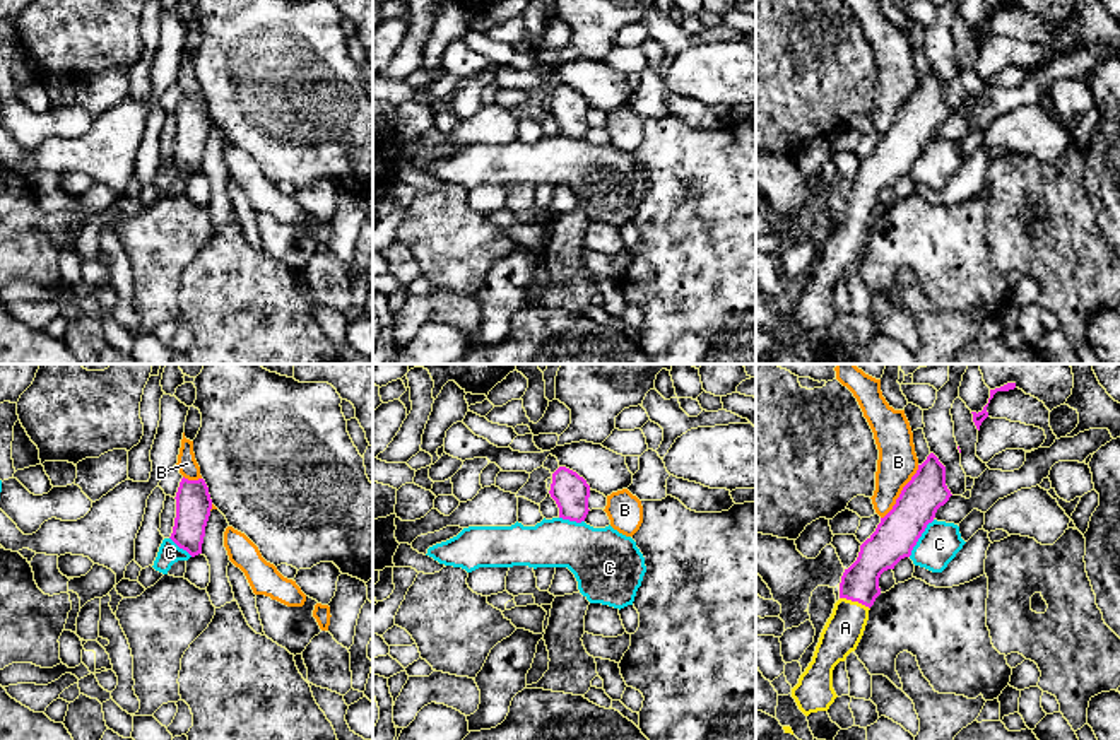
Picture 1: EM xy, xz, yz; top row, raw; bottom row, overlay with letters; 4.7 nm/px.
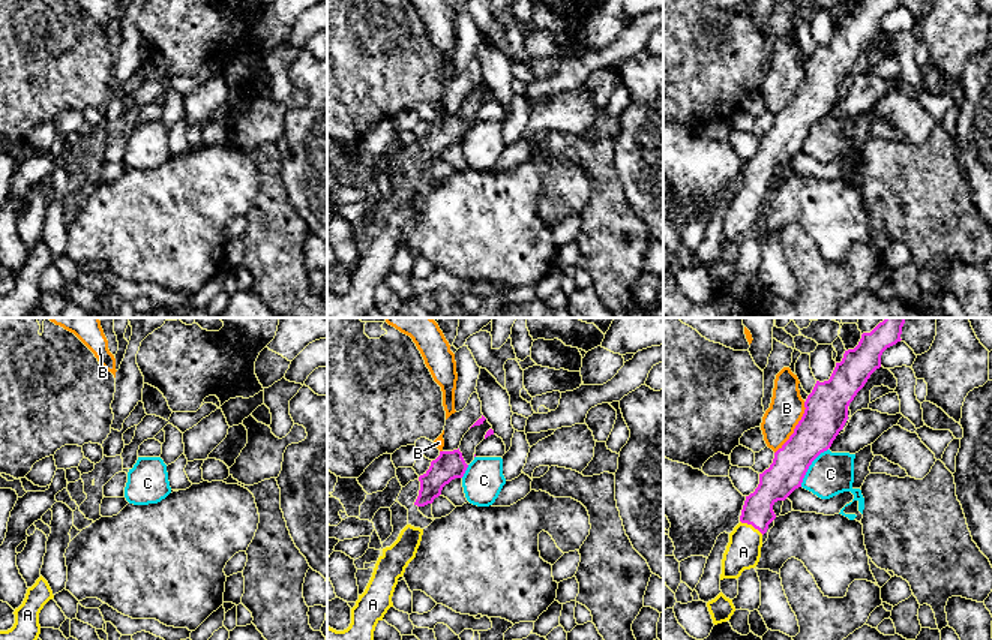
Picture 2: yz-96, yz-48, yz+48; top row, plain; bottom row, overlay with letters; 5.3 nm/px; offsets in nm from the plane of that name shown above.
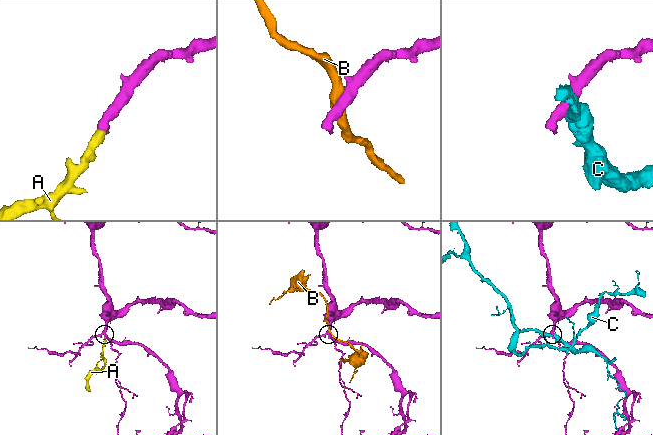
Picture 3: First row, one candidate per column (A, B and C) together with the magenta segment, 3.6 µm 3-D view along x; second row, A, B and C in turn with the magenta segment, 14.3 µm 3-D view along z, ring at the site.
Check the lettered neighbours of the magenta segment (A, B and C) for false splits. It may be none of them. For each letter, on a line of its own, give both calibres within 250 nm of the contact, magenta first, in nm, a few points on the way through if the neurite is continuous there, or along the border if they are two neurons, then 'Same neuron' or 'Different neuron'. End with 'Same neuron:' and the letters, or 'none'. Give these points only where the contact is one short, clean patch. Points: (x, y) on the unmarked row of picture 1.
A: Thickness 180 nm (magenta) against 180 nm. Path across: yz (859, 200), (855, 217), (845, 245). Same neuron
B: Thickness 200 nm (magenta) against 180 nm. Boundary: yz (919, 82), (896, 120), (881, 135). Different neuron
C: Thickness 200 nm (magenta) against 190 nm. Boundary: yz (934, 137), (927, 142), (908, 173). Different neuron
Same neuron: A

